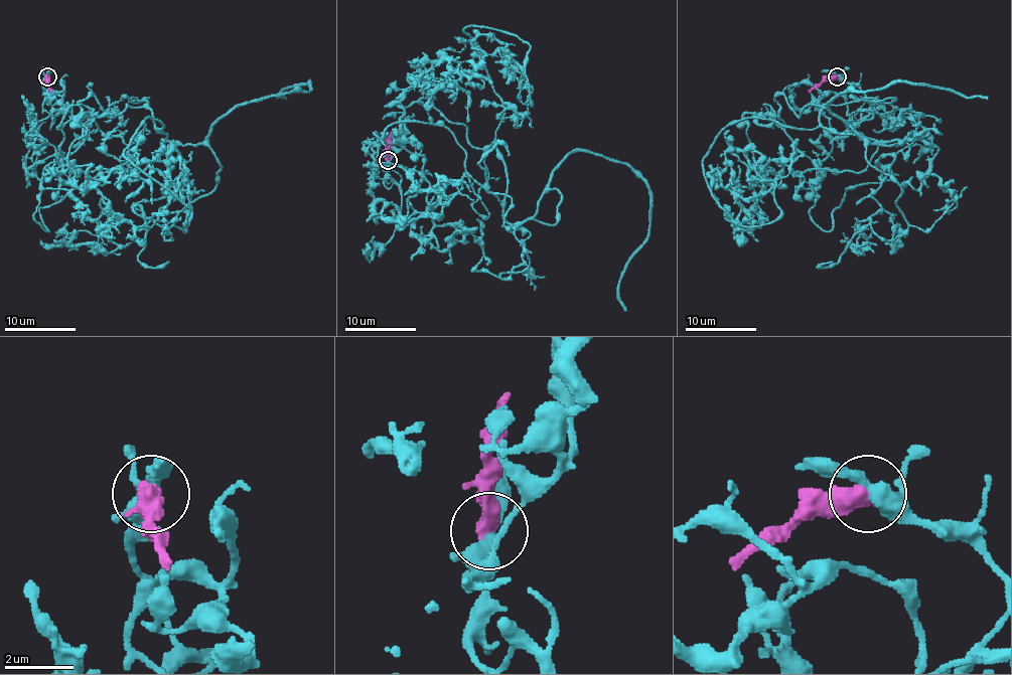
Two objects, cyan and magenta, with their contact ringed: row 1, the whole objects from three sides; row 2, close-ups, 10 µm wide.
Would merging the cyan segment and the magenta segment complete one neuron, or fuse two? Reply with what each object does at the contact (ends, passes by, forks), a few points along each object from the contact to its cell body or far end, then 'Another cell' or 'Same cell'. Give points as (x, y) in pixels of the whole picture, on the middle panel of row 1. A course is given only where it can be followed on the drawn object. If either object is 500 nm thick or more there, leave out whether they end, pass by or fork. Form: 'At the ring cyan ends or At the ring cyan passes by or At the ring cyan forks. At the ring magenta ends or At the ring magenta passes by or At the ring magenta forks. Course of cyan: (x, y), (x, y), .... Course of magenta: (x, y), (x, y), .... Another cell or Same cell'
Course of cyan: (387, 159), (403, 216), (403, 108), (493, 141), (469, 26), (530, 45), (531, 104), (497, 49), (439, 65). Course of magenta: (387, 159), (387, 138), (393, 131). Another cell

